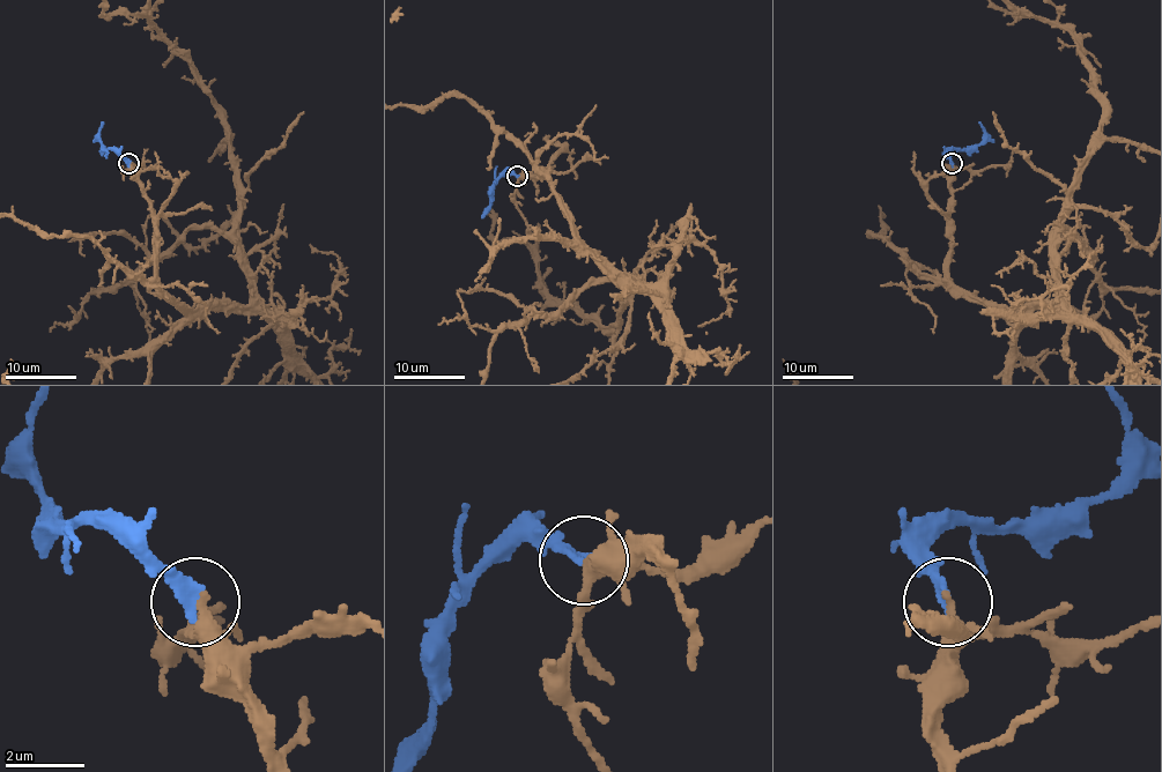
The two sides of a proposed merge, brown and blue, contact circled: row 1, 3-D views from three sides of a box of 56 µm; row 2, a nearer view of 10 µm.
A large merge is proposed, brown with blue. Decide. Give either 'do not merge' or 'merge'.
merge

